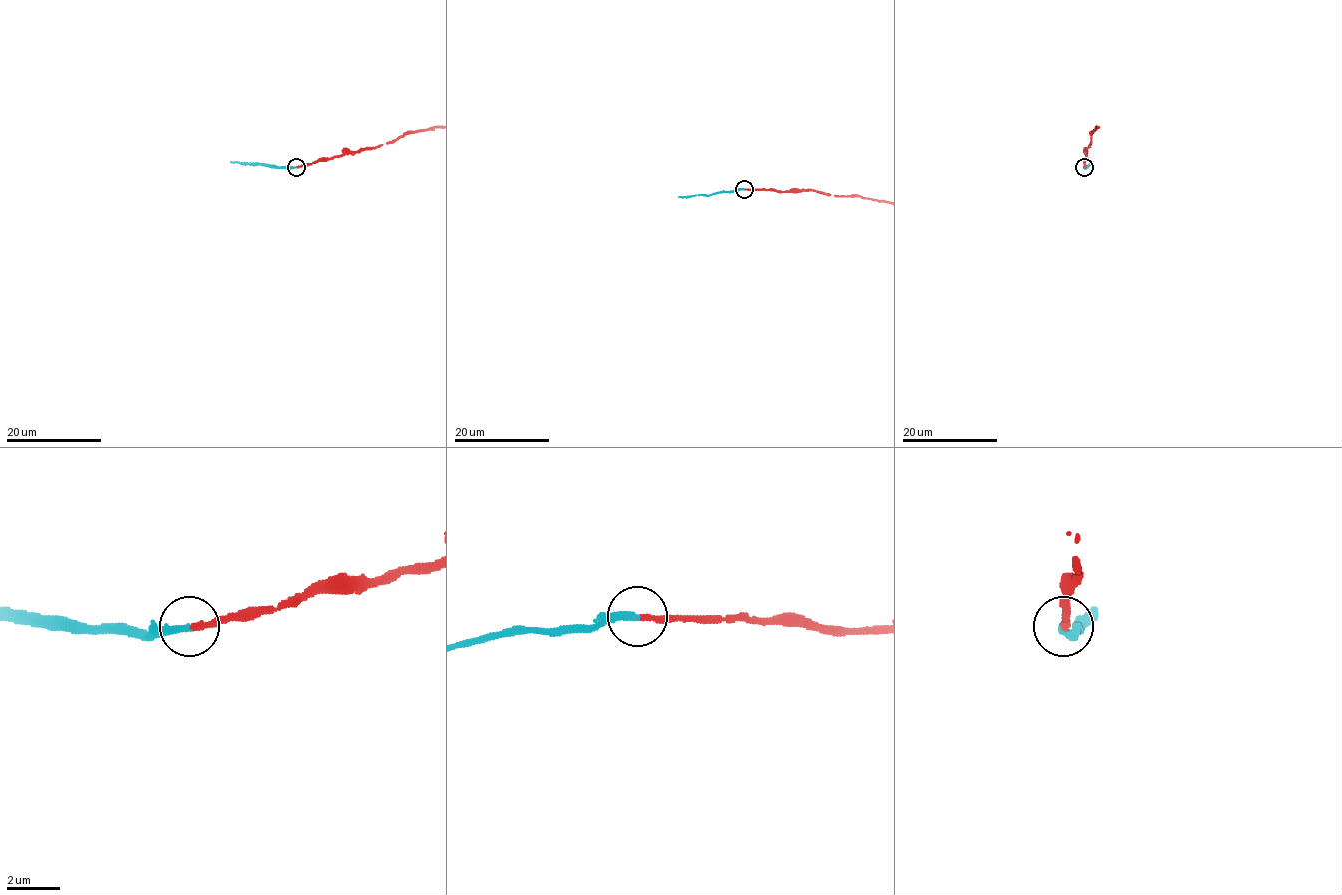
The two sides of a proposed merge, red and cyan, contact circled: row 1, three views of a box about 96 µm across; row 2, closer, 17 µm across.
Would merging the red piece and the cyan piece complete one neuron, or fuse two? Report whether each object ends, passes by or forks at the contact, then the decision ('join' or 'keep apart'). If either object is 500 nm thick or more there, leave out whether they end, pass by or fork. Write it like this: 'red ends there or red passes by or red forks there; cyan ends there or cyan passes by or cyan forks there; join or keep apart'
red ends there; cyan ends there; join

